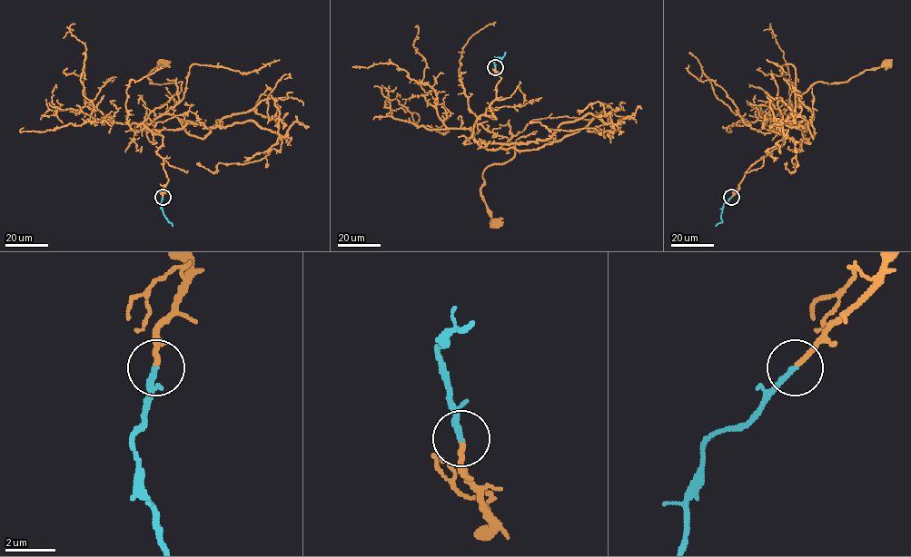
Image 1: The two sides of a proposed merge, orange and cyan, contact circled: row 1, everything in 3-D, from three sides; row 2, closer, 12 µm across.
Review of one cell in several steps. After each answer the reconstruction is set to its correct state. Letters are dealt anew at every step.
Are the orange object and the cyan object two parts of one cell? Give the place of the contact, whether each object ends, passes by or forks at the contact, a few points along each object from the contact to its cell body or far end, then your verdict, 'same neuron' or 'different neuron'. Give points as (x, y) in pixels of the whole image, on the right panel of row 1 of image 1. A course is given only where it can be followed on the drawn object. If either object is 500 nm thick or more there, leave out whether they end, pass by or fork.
place (731, 197); orange ends; cyan ends; course orange (731, 197), (745, 172), (783, 143), (778, 129), (800, 96), (814, 83), (847, 82), (886, 63); course cyan (731, 197), (724, 203), (722, 221), (715, 226); same neuron

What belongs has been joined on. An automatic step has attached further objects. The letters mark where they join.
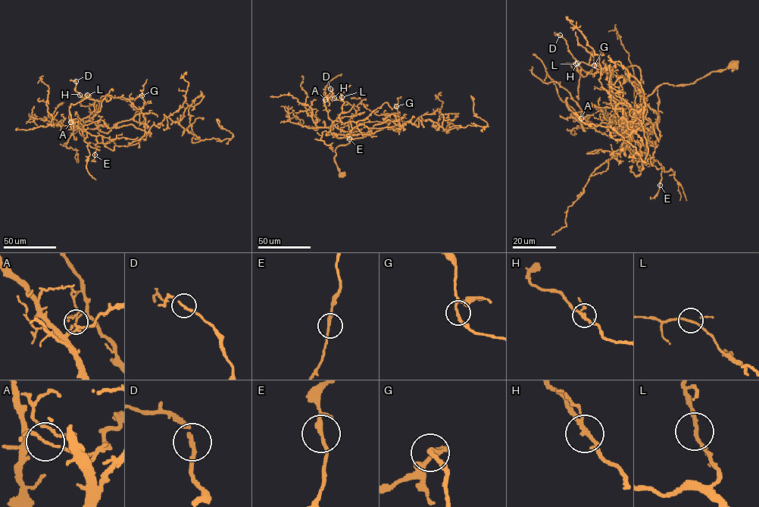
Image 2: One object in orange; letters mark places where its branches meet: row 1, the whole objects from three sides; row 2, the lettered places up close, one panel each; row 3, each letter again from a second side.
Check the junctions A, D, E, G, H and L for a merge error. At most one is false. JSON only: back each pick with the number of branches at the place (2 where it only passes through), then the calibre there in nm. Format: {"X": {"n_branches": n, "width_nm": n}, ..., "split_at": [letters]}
{"A": {"n_branches": 3, "width_nm": 90}, "split_at": ["A"]}

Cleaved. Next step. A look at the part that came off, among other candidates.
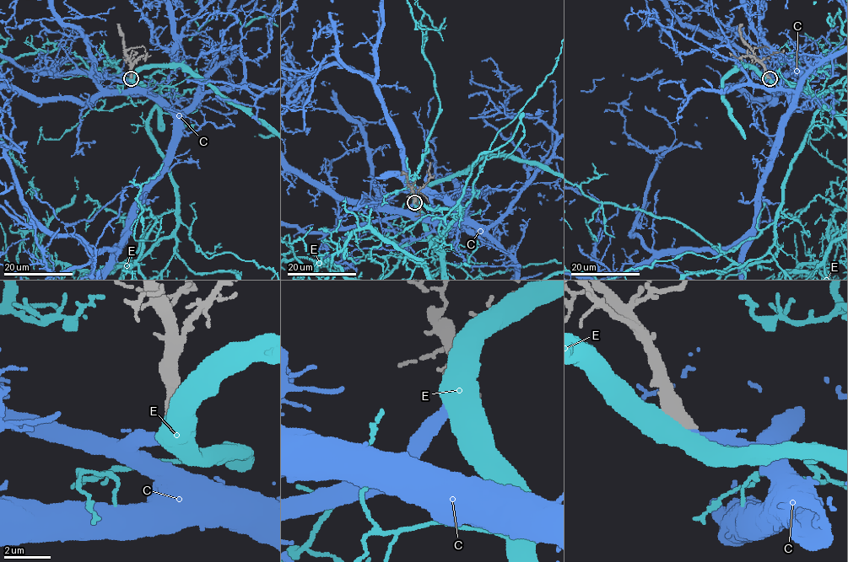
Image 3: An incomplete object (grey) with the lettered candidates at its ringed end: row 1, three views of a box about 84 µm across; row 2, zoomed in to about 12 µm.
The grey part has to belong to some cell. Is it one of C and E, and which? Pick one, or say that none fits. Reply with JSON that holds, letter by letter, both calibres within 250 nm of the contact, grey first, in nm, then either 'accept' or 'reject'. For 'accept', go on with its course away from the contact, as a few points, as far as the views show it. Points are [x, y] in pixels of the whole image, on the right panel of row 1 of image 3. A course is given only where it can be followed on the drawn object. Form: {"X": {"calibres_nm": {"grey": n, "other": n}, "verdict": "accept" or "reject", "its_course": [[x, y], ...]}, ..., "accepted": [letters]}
{"C": {"calibres_nm": {"grey": 600, "other": 500}, "verdict": "accept"}, "E": {"calibres_nm": {"grey": 750, "other": 950}, "verdict": "reject"}, "accepted": ["C"]}

